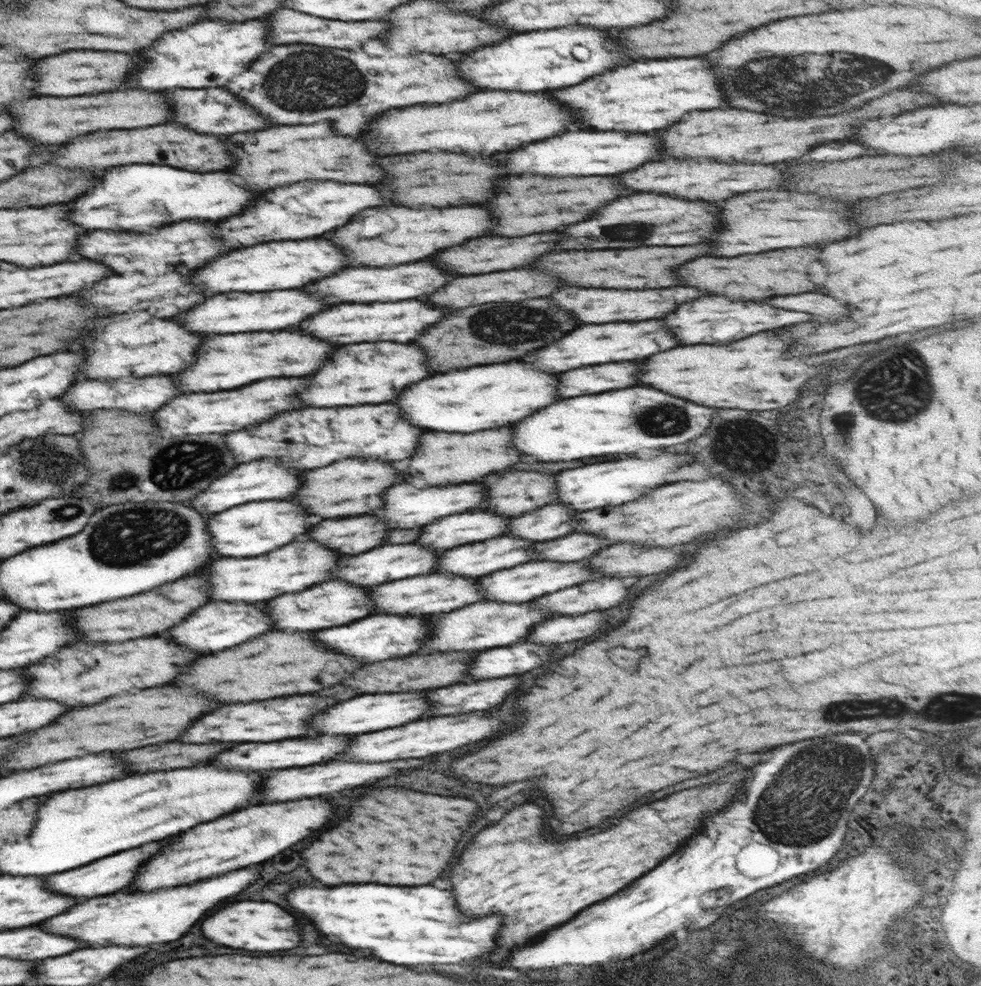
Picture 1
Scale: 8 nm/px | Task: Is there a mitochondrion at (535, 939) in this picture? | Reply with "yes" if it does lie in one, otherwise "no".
no

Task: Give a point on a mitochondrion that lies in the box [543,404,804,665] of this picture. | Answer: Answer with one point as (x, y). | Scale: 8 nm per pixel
(731, 436)

